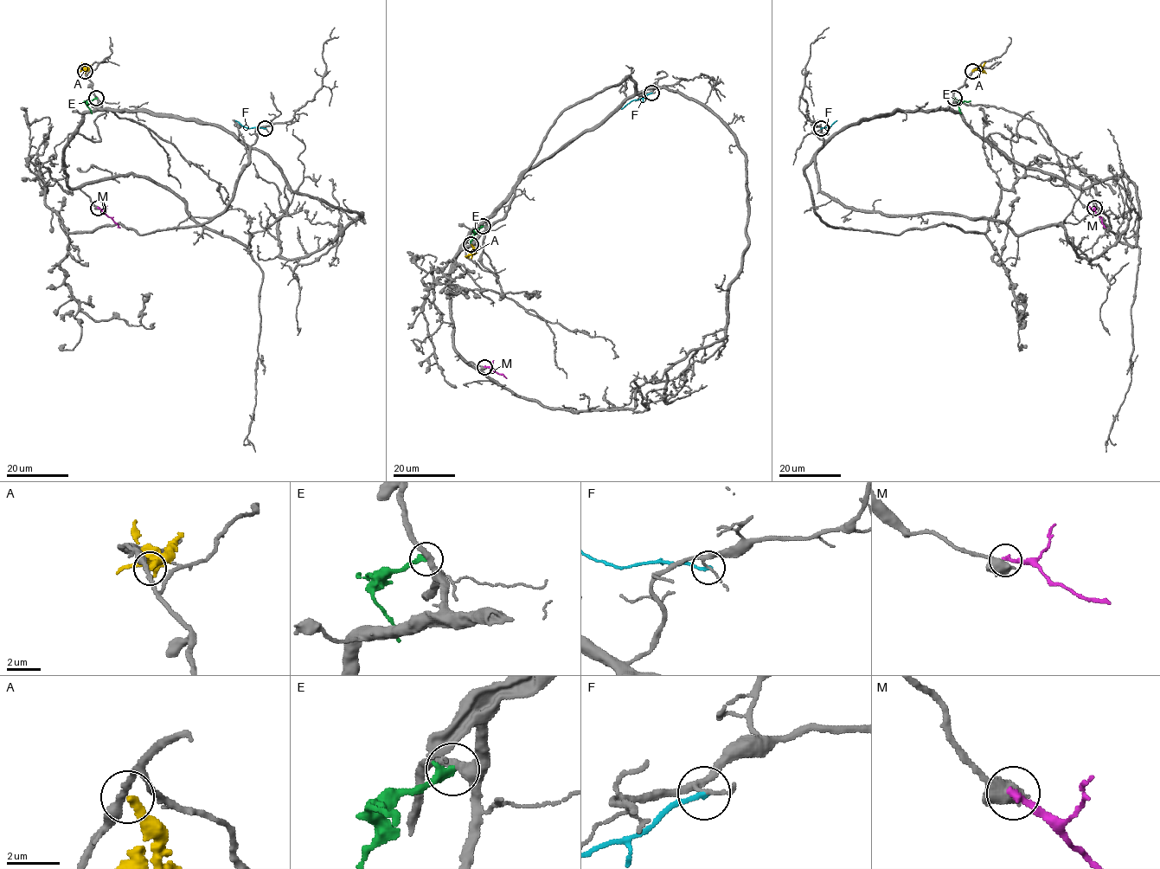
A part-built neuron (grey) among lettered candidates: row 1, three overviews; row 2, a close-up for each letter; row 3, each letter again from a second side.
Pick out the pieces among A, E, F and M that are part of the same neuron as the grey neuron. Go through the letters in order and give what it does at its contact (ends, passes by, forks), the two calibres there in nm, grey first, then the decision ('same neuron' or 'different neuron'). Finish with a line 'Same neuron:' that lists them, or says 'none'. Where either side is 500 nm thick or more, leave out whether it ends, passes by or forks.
A: it ends | 280/320 nm | different neuron
E: it ends | 320/280 nm | different neuron
F: it ends | 150/190 nm | different neuron
M: it ends | 480/240 nm | different neuron
Same neuron: none

